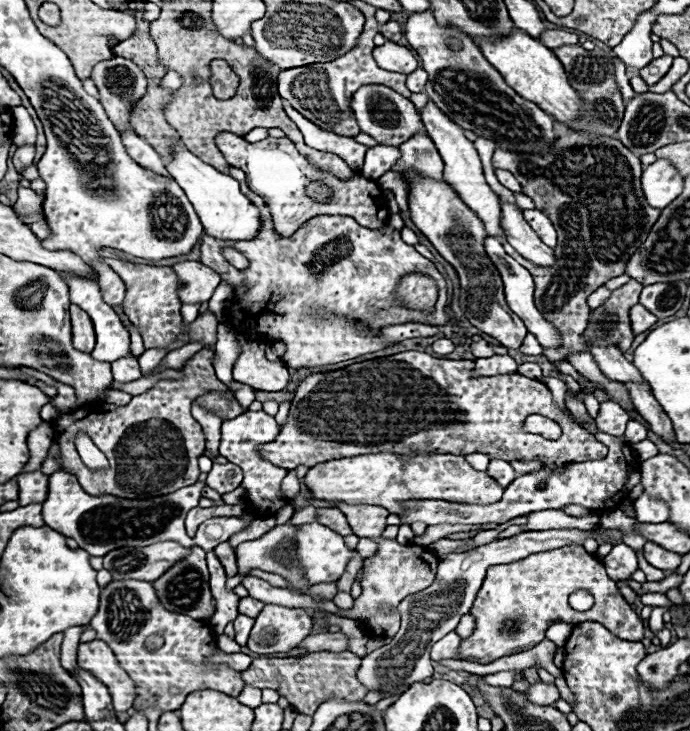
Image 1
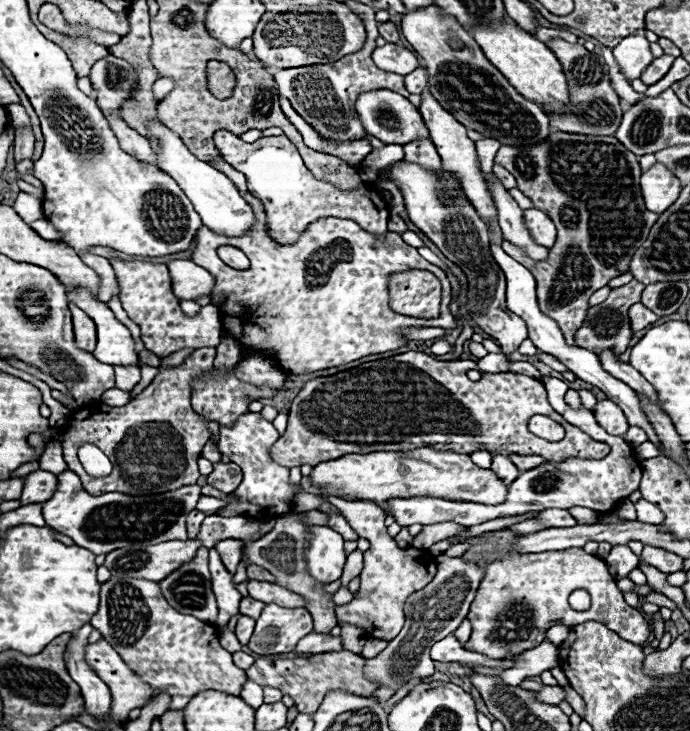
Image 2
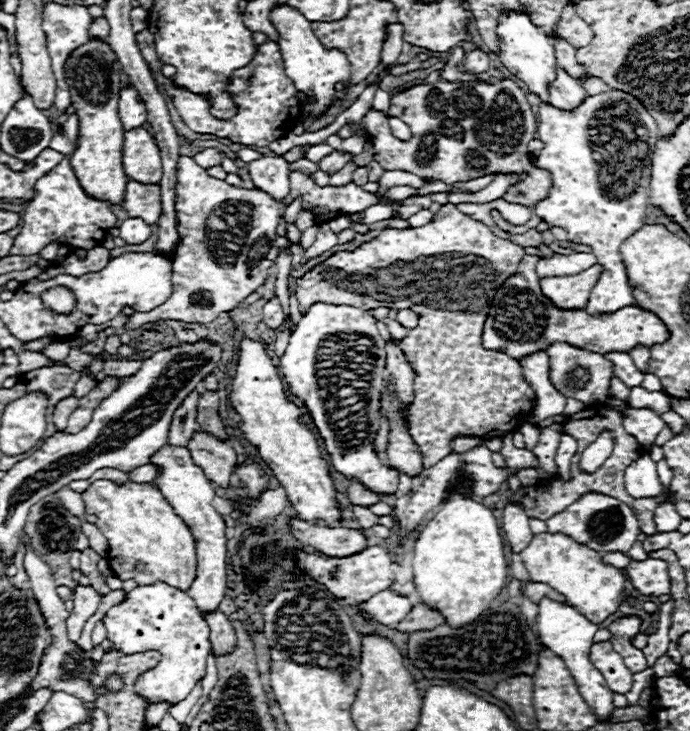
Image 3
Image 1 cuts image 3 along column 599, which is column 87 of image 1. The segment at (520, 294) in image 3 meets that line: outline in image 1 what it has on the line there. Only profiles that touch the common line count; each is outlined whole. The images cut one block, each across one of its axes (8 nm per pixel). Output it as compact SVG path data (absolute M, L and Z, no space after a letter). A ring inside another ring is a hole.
M70 306L70 318L72 318L72 344L74 344L74 348L82 350L82 352L90 352L96 342L92 320L78 306Z

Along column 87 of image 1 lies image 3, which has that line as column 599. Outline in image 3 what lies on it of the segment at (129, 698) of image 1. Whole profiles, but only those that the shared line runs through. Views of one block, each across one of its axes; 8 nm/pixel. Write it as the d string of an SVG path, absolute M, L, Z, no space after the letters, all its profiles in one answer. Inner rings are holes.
M596 642L590 654L592 664L604 674L608 688L618 694L626 694L632 688L632 672L624 666L622 656L614 652L610 642Z

